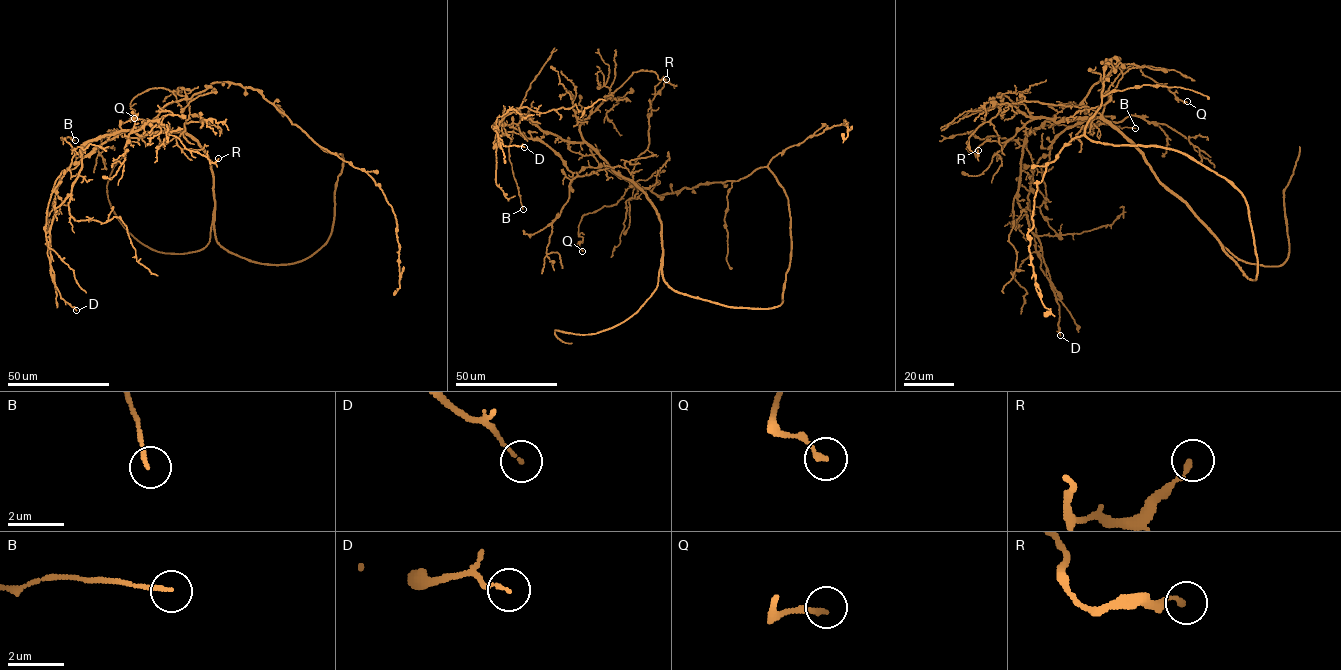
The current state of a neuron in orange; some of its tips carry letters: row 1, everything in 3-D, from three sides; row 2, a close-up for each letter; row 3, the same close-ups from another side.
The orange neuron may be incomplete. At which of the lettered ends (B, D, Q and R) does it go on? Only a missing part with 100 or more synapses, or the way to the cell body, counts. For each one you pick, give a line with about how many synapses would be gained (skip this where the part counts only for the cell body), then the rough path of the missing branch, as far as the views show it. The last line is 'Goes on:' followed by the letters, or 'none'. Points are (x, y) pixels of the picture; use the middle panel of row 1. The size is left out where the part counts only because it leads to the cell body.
Goes on: none

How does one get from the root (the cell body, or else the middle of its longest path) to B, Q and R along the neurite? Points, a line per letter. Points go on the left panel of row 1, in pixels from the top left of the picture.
B: (331, 229), (296, 262), (242, 258), (216, 241), (196, 141), (119, 131), (75, 154), (61, 137), (75, 140)
Q: (331, 229), (293, 263), (228, 252), (215, 235), (211, 162), (176, 96), (138, 94), (134, 118)
R: (331, 229), (293, 263), (231, 253), (215, 235), (202, 147), (181, 132), (132, 132), (157, 121), (218, 158)

